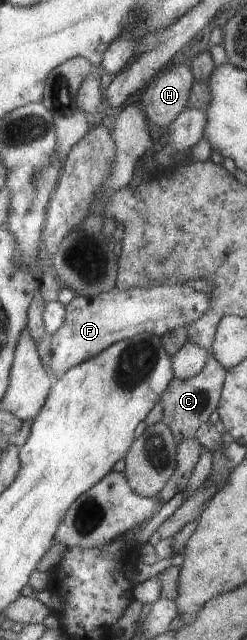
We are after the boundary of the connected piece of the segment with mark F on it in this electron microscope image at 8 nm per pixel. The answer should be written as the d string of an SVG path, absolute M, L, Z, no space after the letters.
M190 286L136 287L123 291L116 289L100 296L77 295L67 304L67 321L58 334L53 334L47 366L52 369L55 380L70 369L94 359L117 342L138 337L139 334L154 333L163 337L173 330L188 327L208 311L209 295Z

